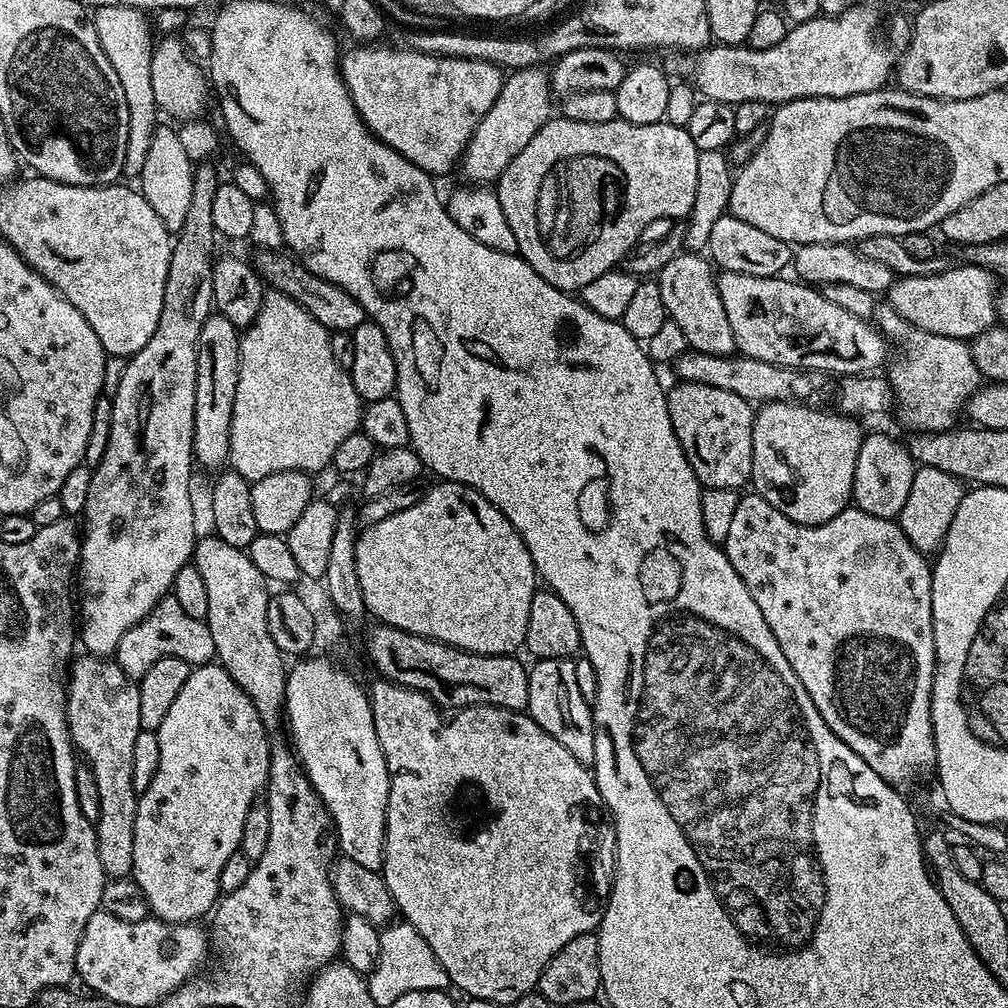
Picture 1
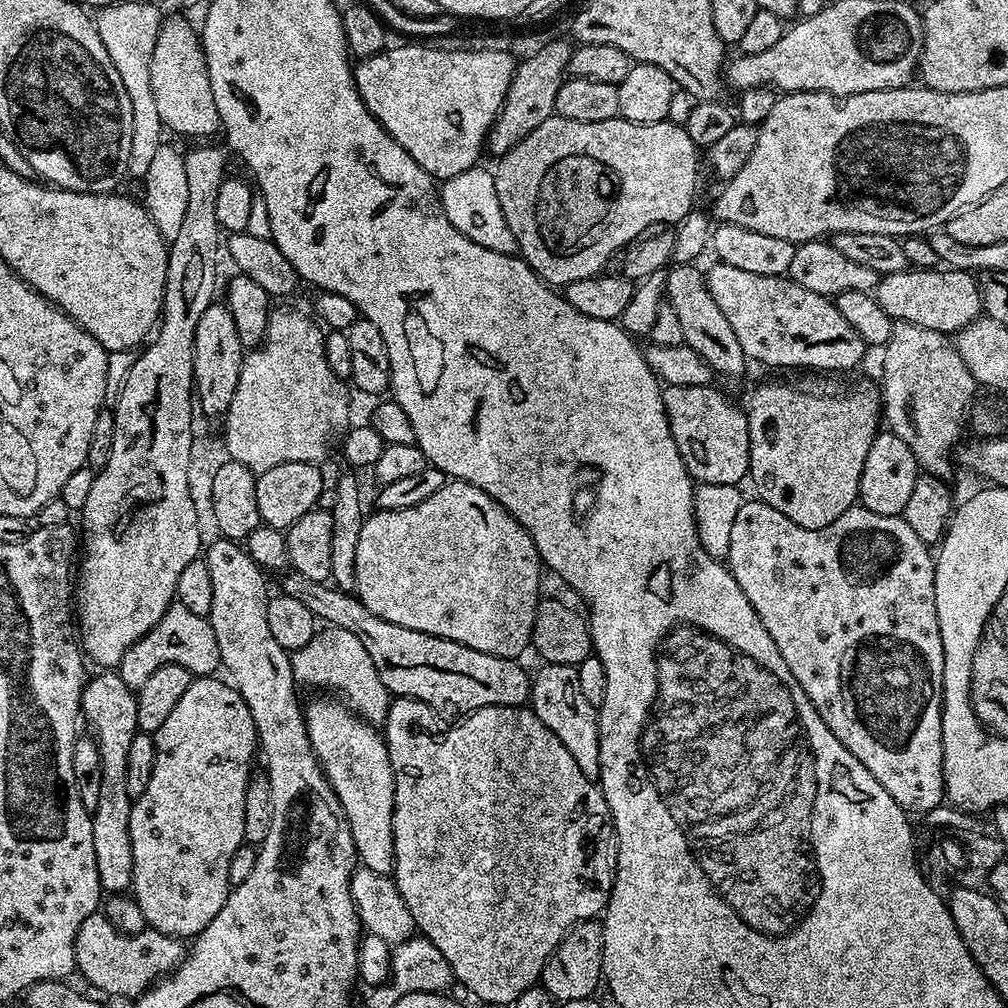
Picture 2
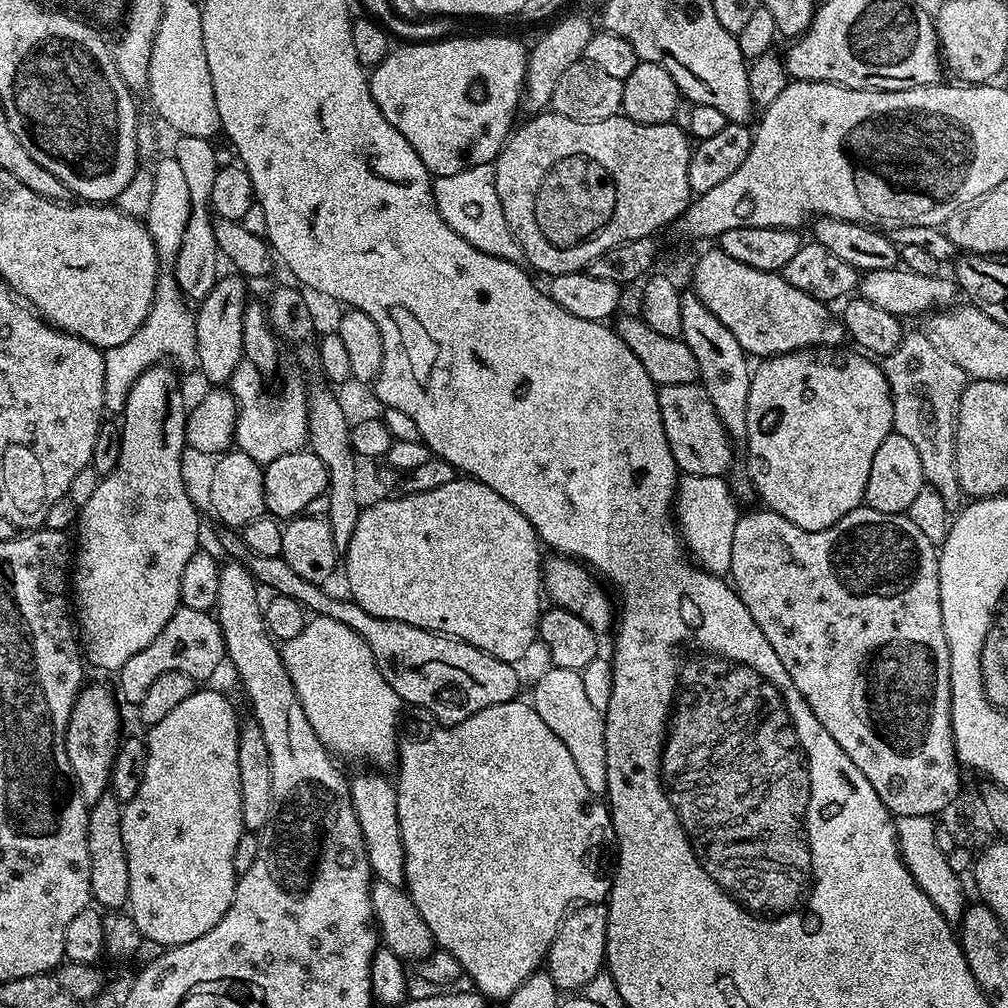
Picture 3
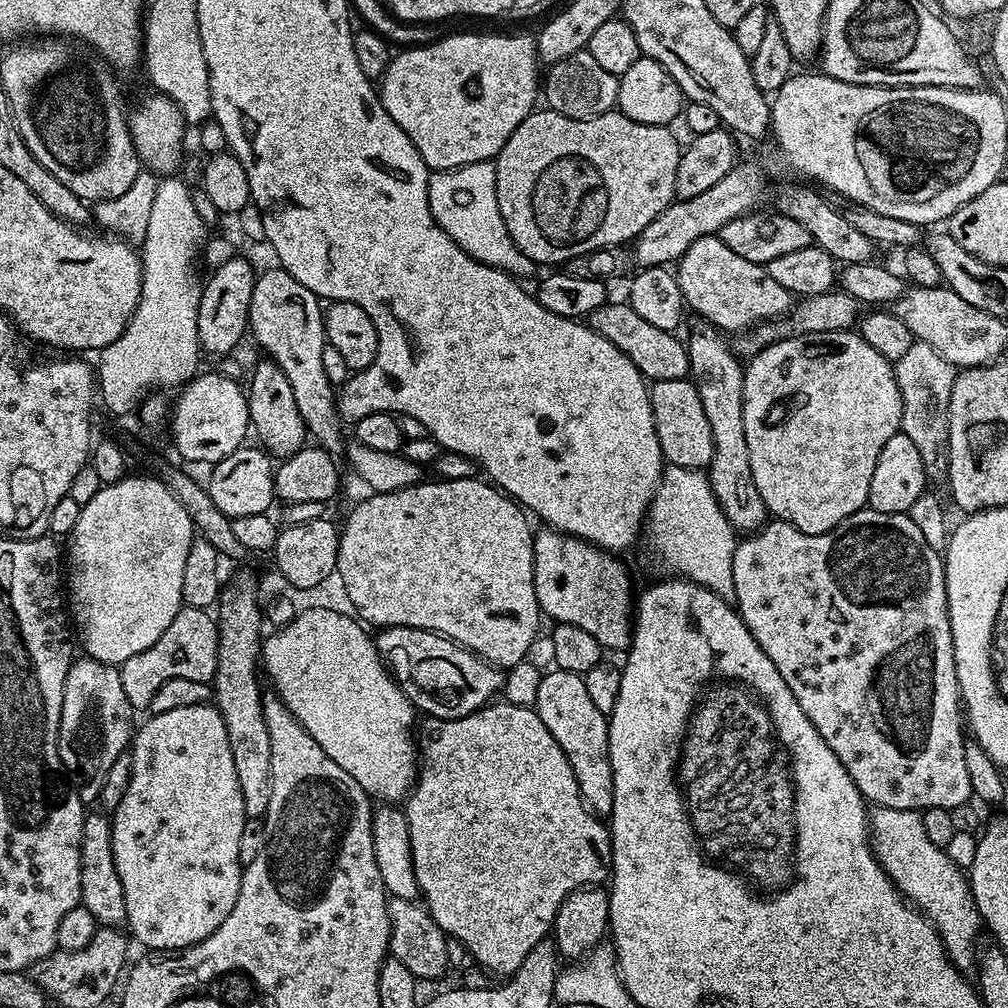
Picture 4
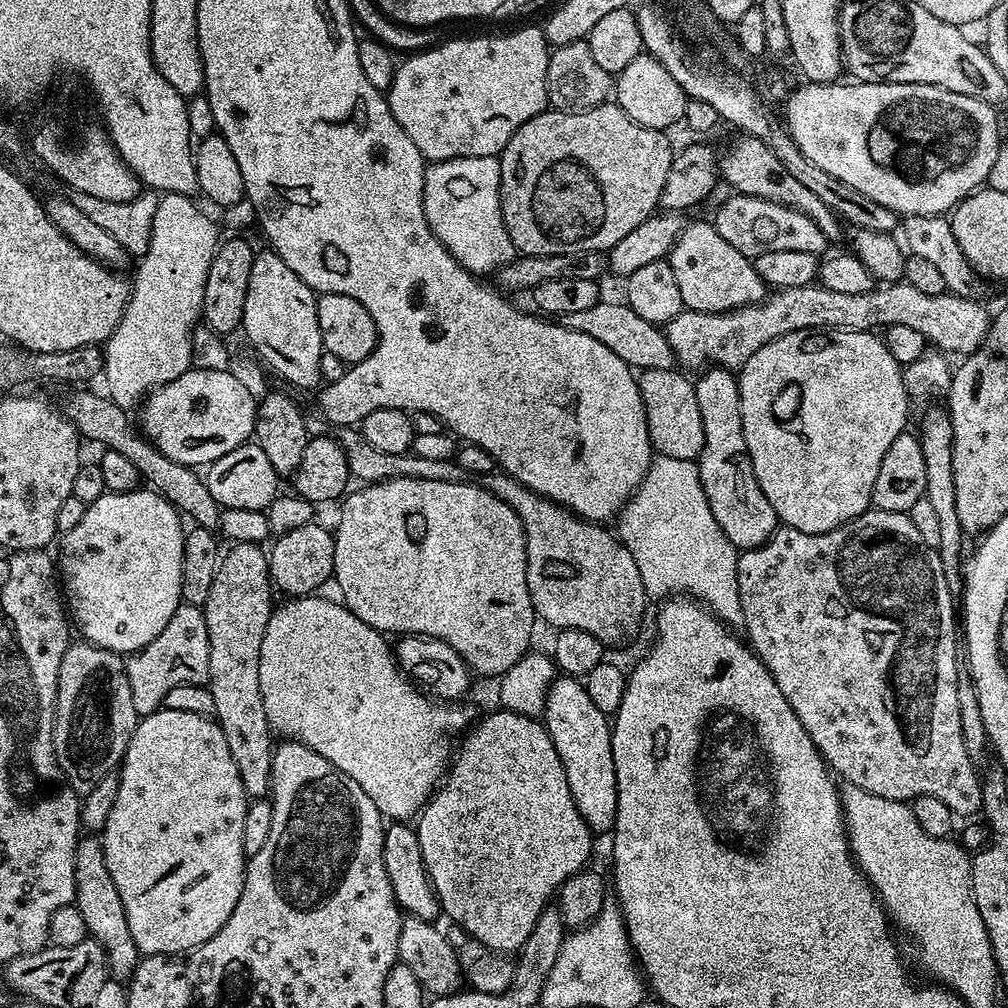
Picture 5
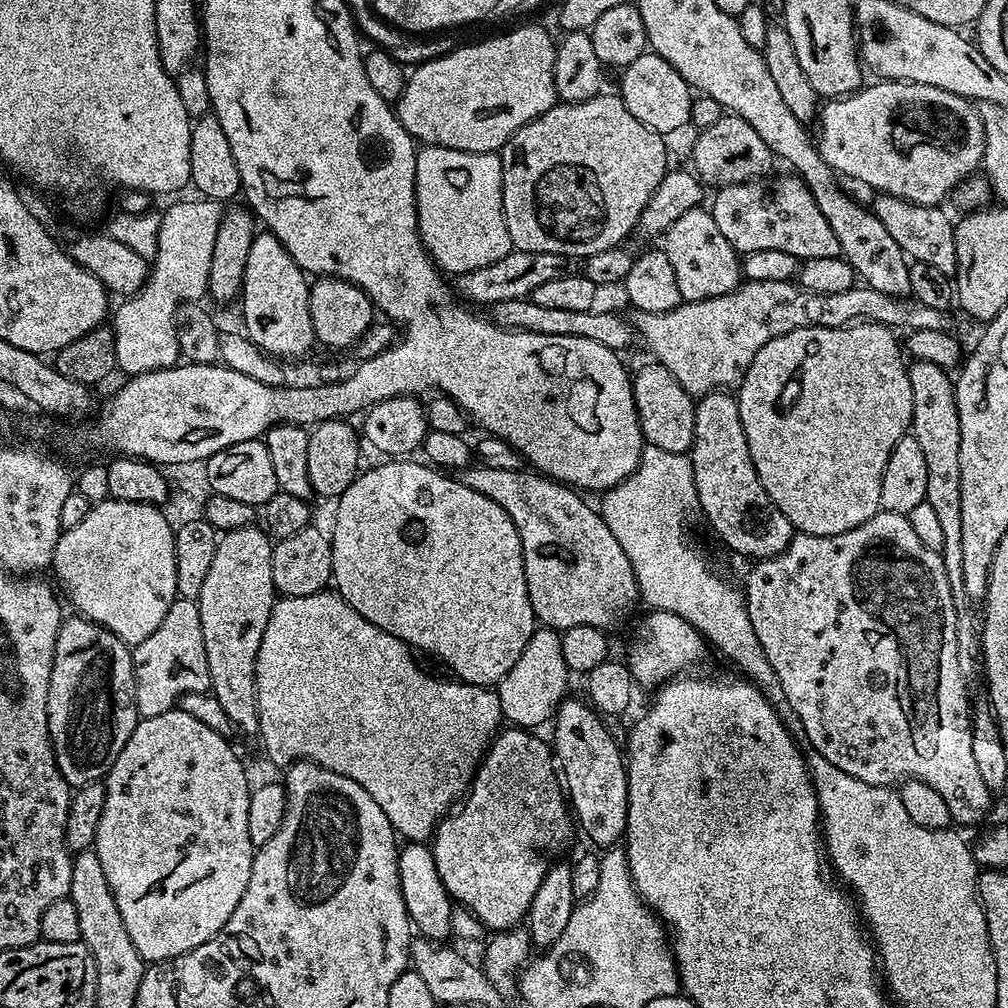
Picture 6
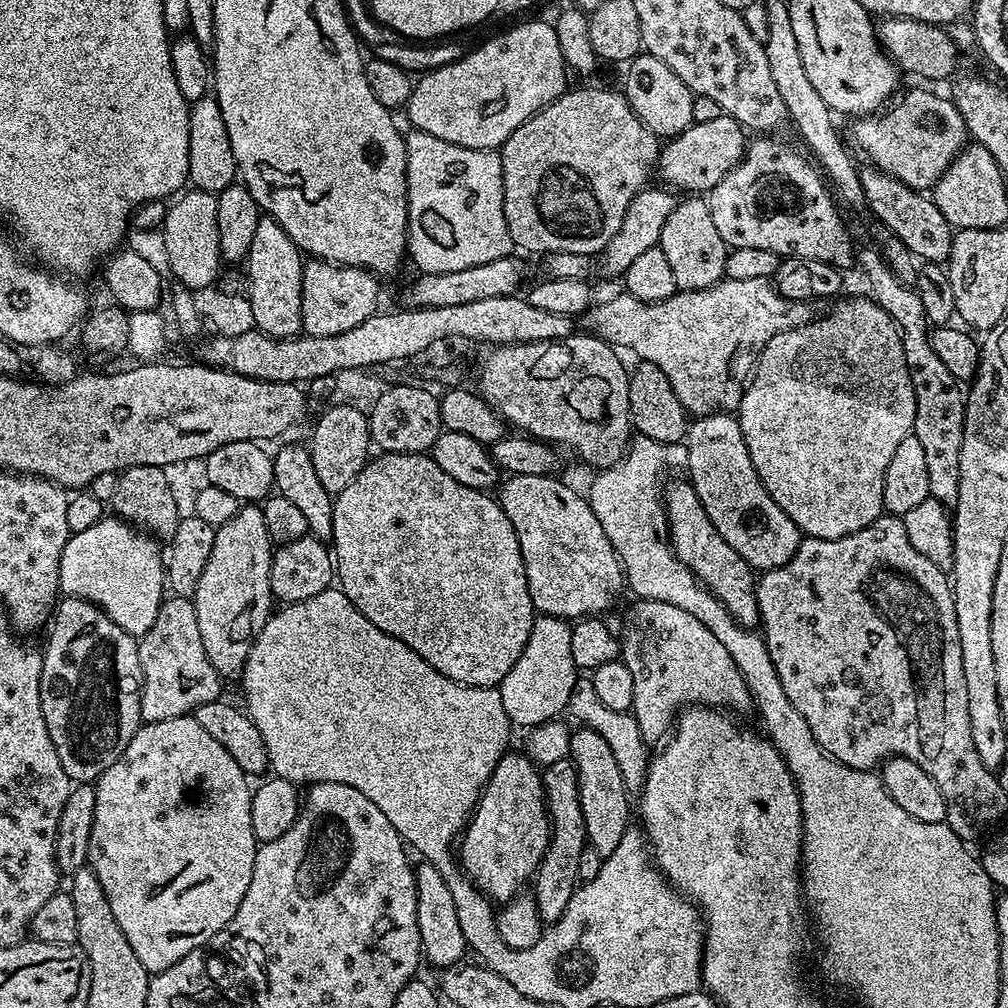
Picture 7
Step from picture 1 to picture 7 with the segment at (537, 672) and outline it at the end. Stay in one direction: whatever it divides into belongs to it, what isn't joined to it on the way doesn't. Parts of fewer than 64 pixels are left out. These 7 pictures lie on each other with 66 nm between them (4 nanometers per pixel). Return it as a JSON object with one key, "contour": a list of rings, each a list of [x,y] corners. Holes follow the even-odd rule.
{"contour":[[[577,727],[572,732],[568,750],[570,759],[576,766],[578,778],[578,796],[582,802],[582,816],[586,818],[588,847],[598,850],[600,857],[614,854],[622,834],[630,827],[628,820],[628,796],[630,790],[622,782],[622,770],[618,770],[618,761],[607,744],[606,738],[592,728]],[[578,729],[578,730],[577,730]]]}

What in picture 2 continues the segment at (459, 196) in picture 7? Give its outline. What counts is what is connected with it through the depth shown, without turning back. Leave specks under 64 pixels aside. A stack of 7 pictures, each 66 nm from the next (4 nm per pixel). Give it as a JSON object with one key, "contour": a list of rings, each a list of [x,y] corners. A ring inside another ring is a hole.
{"contour":[[[477,166],[458,174],[454,178],[443,181],[438,188],[440,207],[446,218],[466,238],[478,242],[478,246],[486,246],[490,250],[498,250],[498,254],[517,255],[518,249],[514,234],[510,234],[510,226],[506,226],[506,218],[502,214],[502,206],[498,202],[498,190],[494,186],[494,175],[484,166]]]}

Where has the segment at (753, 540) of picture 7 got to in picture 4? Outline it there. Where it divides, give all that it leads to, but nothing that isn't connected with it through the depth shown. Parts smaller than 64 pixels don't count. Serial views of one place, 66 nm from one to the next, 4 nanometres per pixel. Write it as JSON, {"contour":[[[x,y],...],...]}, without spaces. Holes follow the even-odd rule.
{"contour":[[[697,319],[695,323],[686,340],[688,367],[694,377],[698,398],[702,398],[702,410],[706,410],[706,418],[710,421],[710,432],[714,434],[714,458],[706,475],[732,527],[737,533],[751,534],[764,527],[770,513],[766,502],[762,502],[762,494],[758,494],[758,486],[754,486],[750,449],[746,447],[746,426],[742,426],[745,365],[733,345],[724,341],[727,339],[719,328],[707,320]]]}

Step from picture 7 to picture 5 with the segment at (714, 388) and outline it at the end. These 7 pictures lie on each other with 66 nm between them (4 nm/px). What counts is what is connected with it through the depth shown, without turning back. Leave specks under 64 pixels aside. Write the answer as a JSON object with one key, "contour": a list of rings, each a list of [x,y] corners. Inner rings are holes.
{"contour":[[[813,282],[797,288],[781,288],[765,295],[758,304],[748,304],[744,308],[732,308],[728,312],[680,312],[666,326],[666,335],[670,346],[676,351],[677,361],[685,369],[703,369],[705,366],[719,366],[729,370],[739,370],[746,358],[754,354],[754,350],[762,350],[766,342],[778,338],[782,334],[803,332],[805,330],[835,330],[837,332],[870,332],[883,330],[890,326],[910,326],[922,334],[924,340],[937,344],[941,353],[960,352],[971,354],[980,347],[980,343],[988,337],[990,312],[979,304],[980,300],[966,296],[953,295],[946,291],[942,294],[921,294],[915,286],[907,282],[897,282],[887,286],[874,286],[866,294],[841,294],[834,290],[821,288]]]}

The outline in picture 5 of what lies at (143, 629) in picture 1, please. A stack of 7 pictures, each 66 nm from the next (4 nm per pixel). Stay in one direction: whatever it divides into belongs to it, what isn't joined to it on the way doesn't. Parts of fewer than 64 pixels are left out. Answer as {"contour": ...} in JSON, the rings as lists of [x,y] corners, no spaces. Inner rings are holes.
{"contour":[[[181,603],[178,610],[174,610],[174,618],[166,622],[166,630],[154,638],[145,648],[129,655],[126,660],[128,669],[128,681],[130,682],[130,694],[134,694],[134,710],[137,717],[149,716],[151,712],[157,712],[164,703],[166,694],[174,690],[174,686],[186,686],[187,684],[204,684],[208,678],[210,666],[210,646],[208,645],[208,631],[206,630],[206,618],[203,607]]]}

